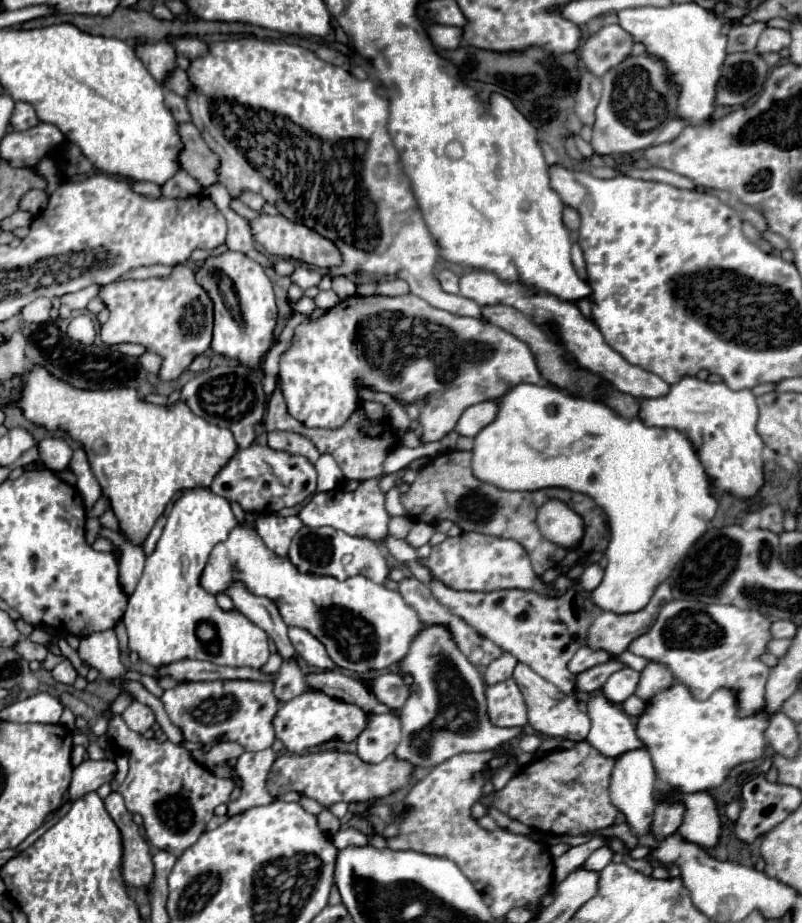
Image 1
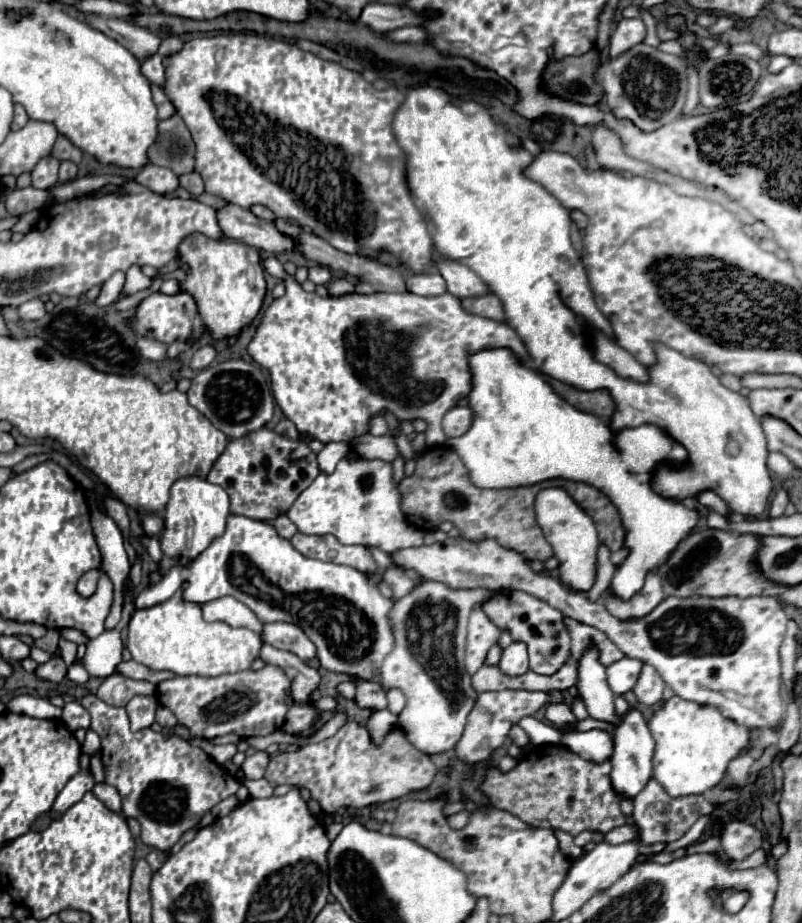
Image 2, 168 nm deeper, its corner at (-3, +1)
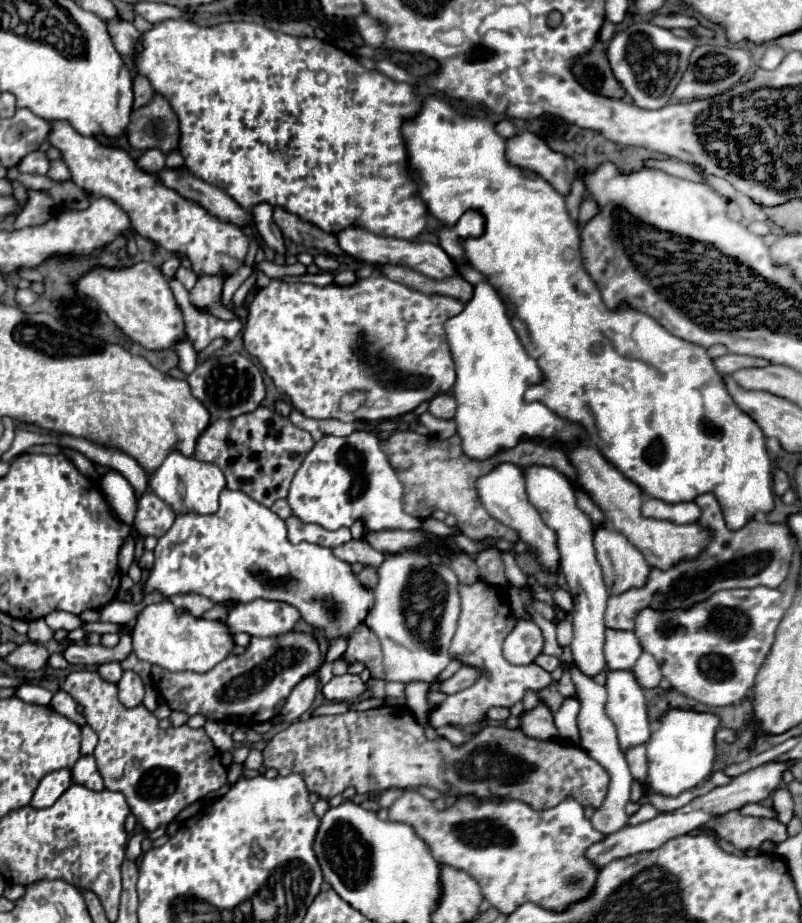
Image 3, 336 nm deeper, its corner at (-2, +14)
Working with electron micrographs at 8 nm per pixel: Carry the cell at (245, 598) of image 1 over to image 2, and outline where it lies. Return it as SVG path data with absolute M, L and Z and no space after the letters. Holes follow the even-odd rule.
M263 644L258 657L270 665L278 665L286 671L286 675L292 679L292 701L296 705L310 705L312 693L318 689L320 675L316 669L308 667L302 659L298 659L290 651L274 649L272 645Z

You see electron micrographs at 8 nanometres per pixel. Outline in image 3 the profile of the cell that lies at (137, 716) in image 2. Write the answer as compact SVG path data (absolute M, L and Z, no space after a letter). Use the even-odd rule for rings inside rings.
M125 672L123 678L117 682L119 688L119 700L127 708L137 708L143 704L145 698L145 684L135 672Z

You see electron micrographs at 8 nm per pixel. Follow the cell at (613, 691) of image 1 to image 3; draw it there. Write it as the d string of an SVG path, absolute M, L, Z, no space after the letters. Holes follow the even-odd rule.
M605 632L605 660L609 670L631 670L641 652L641 644L633 632Z

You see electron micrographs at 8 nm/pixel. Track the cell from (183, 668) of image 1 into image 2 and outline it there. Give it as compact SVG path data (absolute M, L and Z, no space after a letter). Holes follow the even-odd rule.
M130 659L130 661L122 661L122 663L118 665L116 673L124 675L124 677L130 677L130 679L144 679L144 681L150 681L150 683L160 683L160 681L164 681L164 679L174 677L174 675L168 673L168 671L152 671L152 669L144 667L144 665L138 665L138 663L132 661L132 659Z

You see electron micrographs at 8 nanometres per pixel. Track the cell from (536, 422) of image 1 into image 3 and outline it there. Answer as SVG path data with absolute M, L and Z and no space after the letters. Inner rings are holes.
M465 212L453 228L443 228L439 232L439 246L455 260L459 274L475 286L473 300L465 310L447 320L447 340L451 346L453 362L457 368L457 382L453 386L453 396L457 400L457 436L461 438L463 452L471 460L493 458L501 450L515 448L523 438L535 438L549 442L553 446L567 448L583 440L583 426L569 424L563 416L555 414L541 402L525 402L523 394L529 386L535 386L543 380L537 360L527 356L521 340L517 338L505 306L495 292L475 268L467 262L459 238L481 236L483 216L479 212Z

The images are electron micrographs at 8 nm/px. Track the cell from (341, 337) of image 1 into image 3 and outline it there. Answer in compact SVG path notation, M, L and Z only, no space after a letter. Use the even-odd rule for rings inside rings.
M373 272L371 278L357 280L349 286L329 284L323 288L303 282L273 280L267 288L257 292L249 306L243 344L245 350L263 364L277 390L285 394L293 408L303 412L307 418L379 422L385 418L385 398L437 396L447 392L447 386L455 384L457 374L443 324L463 312L463 308L465 304L459 300L439 294L423 294L389 280L379 272ZM355 392L363 394L359 408L355 408L355 412L345 412L341 408L341 400Z

